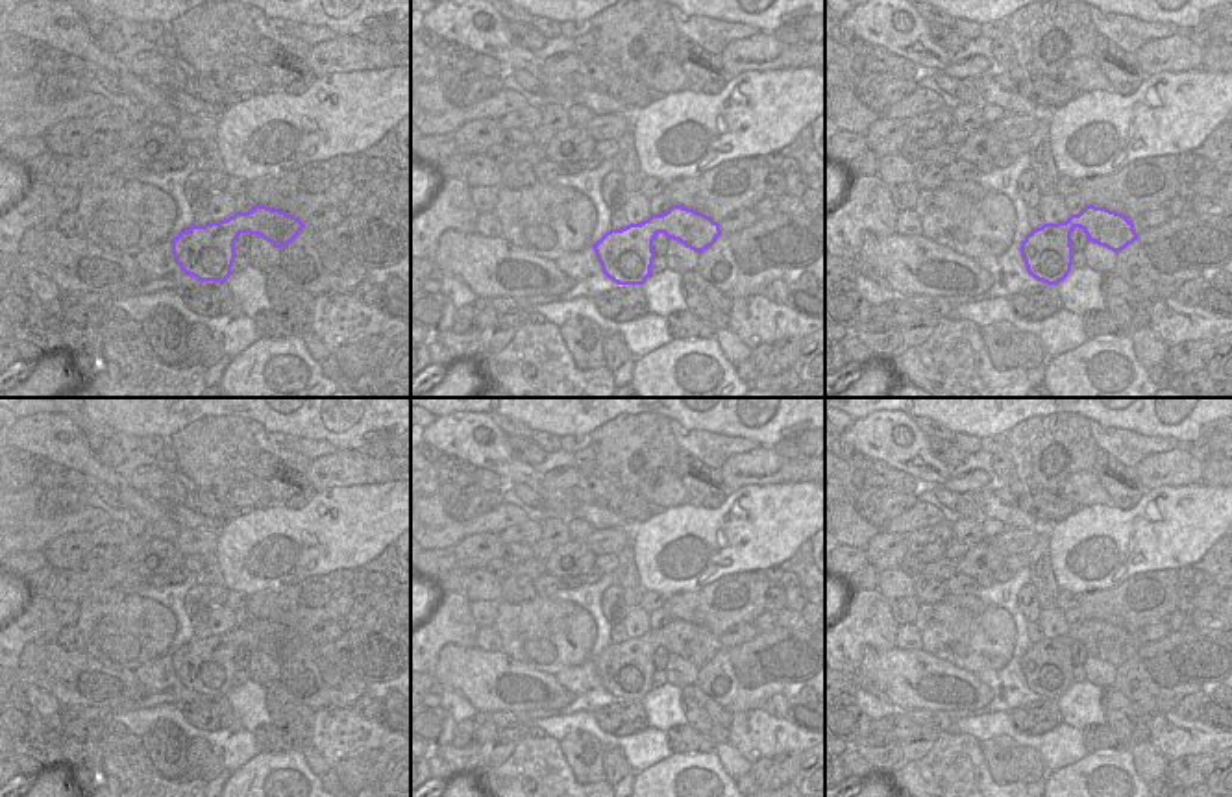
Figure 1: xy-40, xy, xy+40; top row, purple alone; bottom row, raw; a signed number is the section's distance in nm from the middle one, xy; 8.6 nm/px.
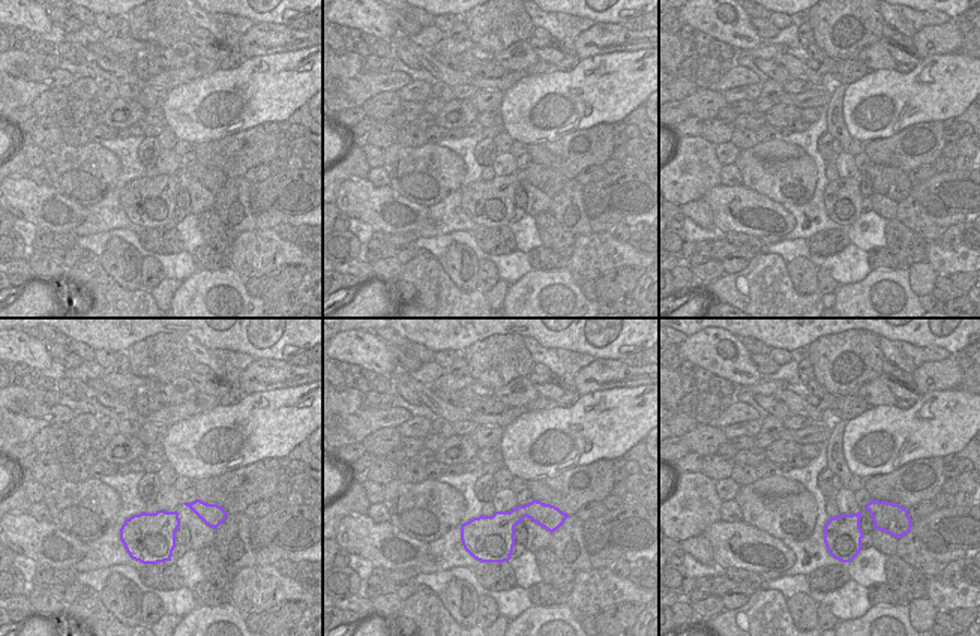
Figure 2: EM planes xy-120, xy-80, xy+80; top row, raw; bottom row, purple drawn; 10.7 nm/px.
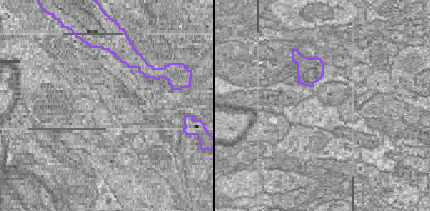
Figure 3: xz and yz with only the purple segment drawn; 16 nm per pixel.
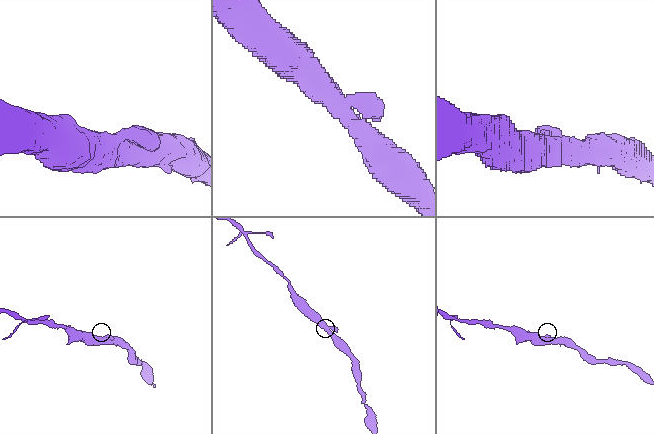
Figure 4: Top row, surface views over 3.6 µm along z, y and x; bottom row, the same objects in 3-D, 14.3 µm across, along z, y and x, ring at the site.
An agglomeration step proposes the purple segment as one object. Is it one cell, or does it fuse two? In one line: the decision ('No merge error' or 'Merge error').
No merge error.

